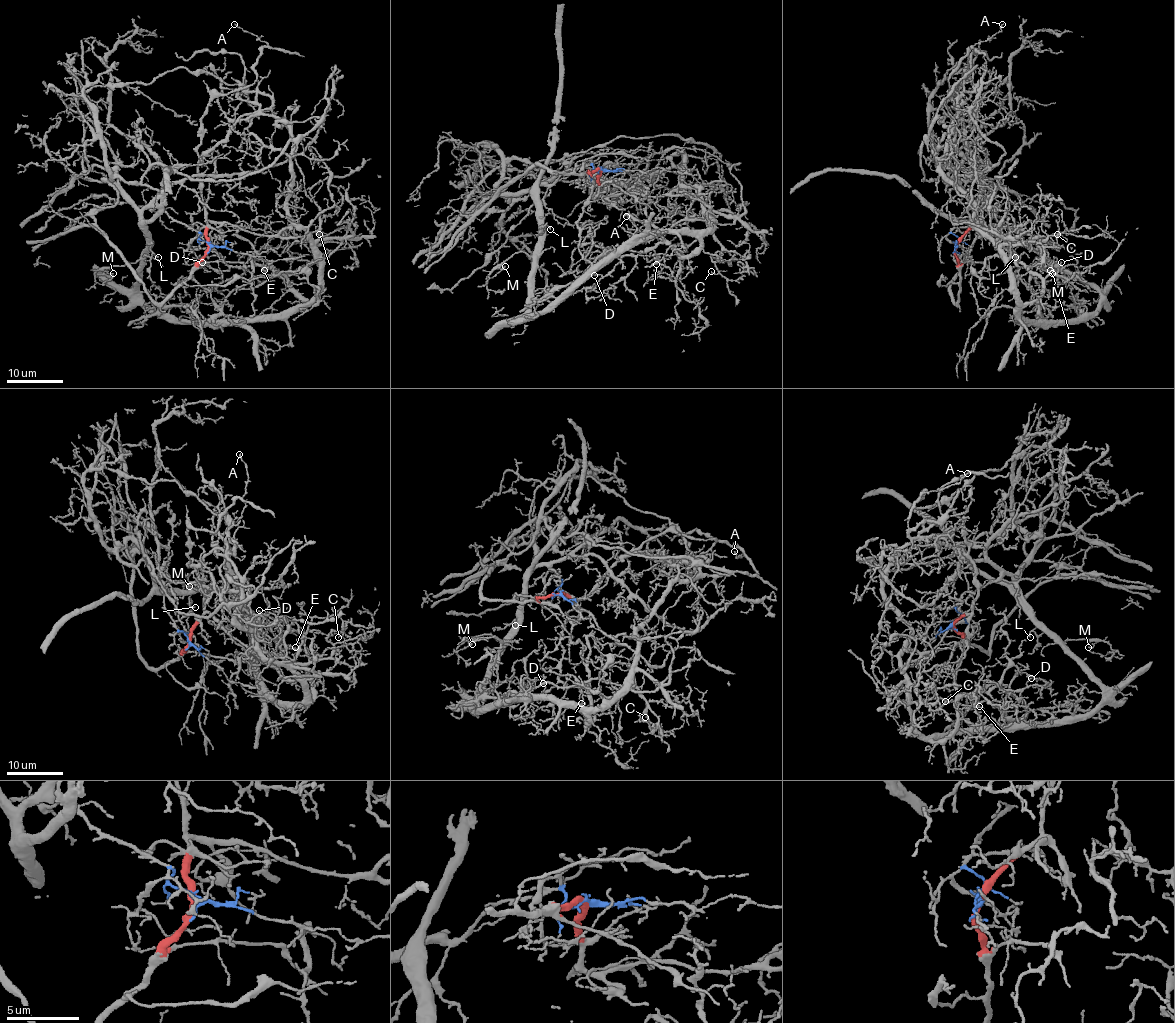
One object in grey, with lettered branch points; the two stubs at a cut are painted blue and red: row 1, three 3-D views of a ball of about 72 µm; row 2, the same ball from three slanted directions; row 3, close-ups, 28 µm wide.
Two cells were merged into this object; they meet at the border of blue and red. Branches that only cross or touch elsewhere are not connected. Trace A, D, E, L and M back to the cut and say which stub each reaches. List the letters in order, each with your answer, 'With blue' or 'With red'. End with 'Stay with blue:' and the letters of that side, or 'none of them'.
A: With red
D: With blue
E: With blue
L: With blue
M: With blue
Stay with blue: D, E, L, M

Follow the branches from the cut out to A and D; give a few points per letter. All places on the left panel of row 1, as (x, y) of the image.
A: (209, 247), (198, 169), (200, 119), (214, 98), (251, 85), (256, 74), (256, 57), (268, 43), (234, 24)
D: (209, 247), (147, 207), (141, 298), (183, 320), (290, 315), (307, 304), (270, 268), (216, 270), (202, 262)

